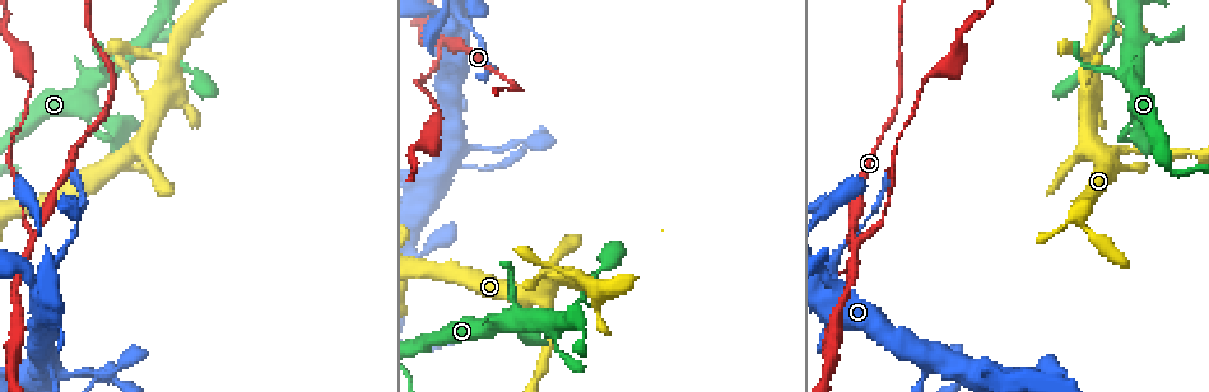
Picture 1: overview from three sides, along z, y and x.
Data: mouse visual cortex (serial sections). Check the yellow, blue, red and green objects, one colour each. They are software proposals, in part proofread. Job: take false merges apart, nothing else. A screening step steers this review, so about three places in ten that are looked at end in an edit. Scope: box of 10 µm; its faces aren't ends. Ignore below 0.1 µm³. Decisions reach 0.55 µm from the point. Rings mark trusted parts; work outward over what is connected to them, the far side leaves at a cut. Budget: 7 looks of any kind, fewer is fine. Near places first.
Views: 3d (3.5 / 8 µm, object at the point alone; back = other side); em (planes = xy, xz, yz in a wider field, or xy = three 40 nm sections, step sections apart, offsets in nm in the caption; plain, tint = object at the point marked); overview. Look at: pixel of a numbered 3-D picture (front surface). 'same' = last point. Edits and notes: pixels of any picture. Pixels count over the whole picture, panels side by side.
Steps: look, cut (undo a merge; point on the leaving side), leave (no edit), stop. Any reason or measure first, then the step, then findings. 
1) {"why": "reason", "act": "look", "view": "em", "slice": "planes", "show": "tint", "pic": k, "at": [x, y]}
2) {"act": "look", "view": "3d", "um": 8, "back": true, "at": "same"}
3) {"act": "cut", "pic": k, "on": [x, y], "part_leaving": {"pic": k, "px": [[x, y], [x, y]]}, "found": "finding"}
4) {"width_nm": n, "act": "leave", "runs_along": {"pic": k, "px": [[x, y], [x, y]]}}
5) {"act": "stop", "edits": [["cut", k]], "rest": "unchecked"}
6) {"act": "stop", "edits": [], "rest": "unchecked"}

{"why": "small branch off a trunk", "act": "look", "view": "3d", "um": 3.5, "pic": 1, "at": [160, 21]}

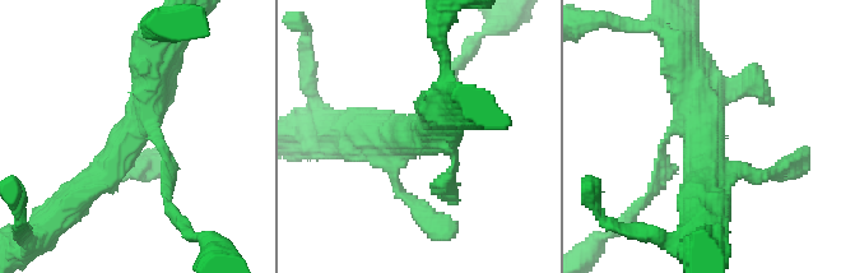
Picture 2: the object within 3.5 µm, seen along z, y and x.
{"arms": 4, "arm_widths_nm": [100, 150, 300, 400], "act": "look", "view": "em", "slice": "xy", "step": 5, "show": "tint", "pic": 2, "at": [699, 134]}

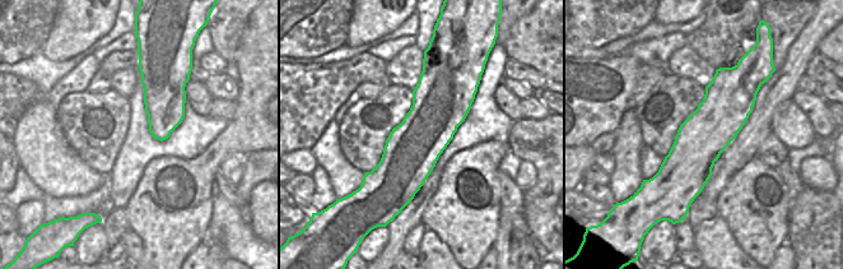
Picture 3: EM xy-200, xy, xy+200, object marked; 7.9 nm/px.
{"act": "leave", "runs_along": {"pic": 2, "px": [[361, 132], [416, 134], [455, 92]]}, "found": "all the same cell"}

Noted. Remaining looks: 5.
{"why": "abrupt turn", "act": "look", "view": "3d", "um": 8, "pic": 1, "at": [440, 46]}

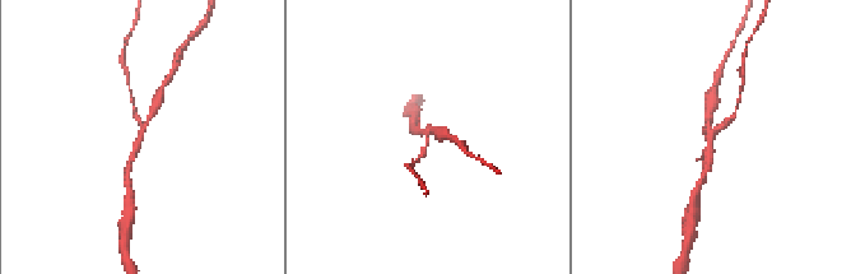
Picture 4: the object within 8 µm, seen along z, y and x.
{"why": "closer look", "act": "look", "view": "3d", "um": 3.5, "at": "same"}

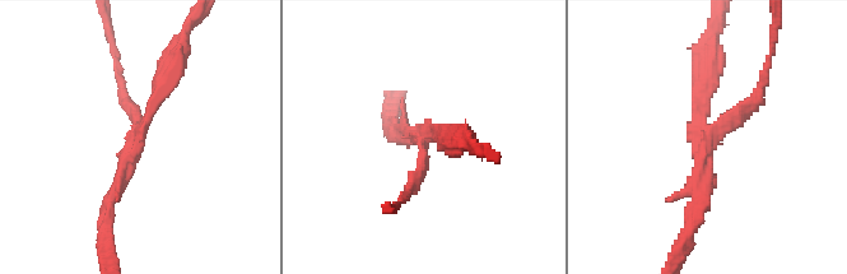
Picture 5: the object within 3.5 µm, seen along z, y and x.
{"arms": 3, "arm_widths_nm": [150, 200, 250], "why": "shape alone is not enough", "act": "look", "view": "em", "slice": "xy", "step": 3, "show": "tint", "pic": 5, "at": [140, 131]}

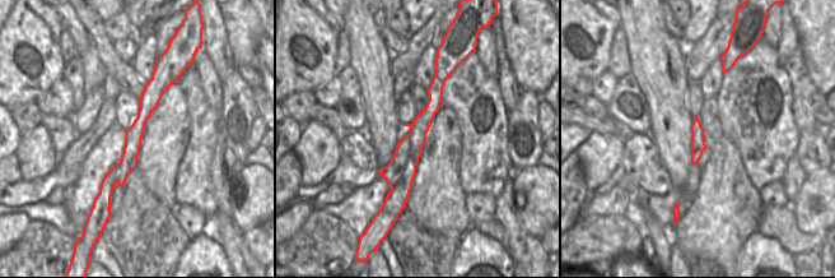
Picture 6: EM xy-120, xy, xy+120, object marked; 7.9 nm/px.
{"act": "cut", "pic": 5, "on": [748, 102], "found": "two cells meet here"}

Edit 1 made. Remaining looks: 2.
{"act": "stop", "edits": [["cut", 5]], "rest": "unchecked"}

